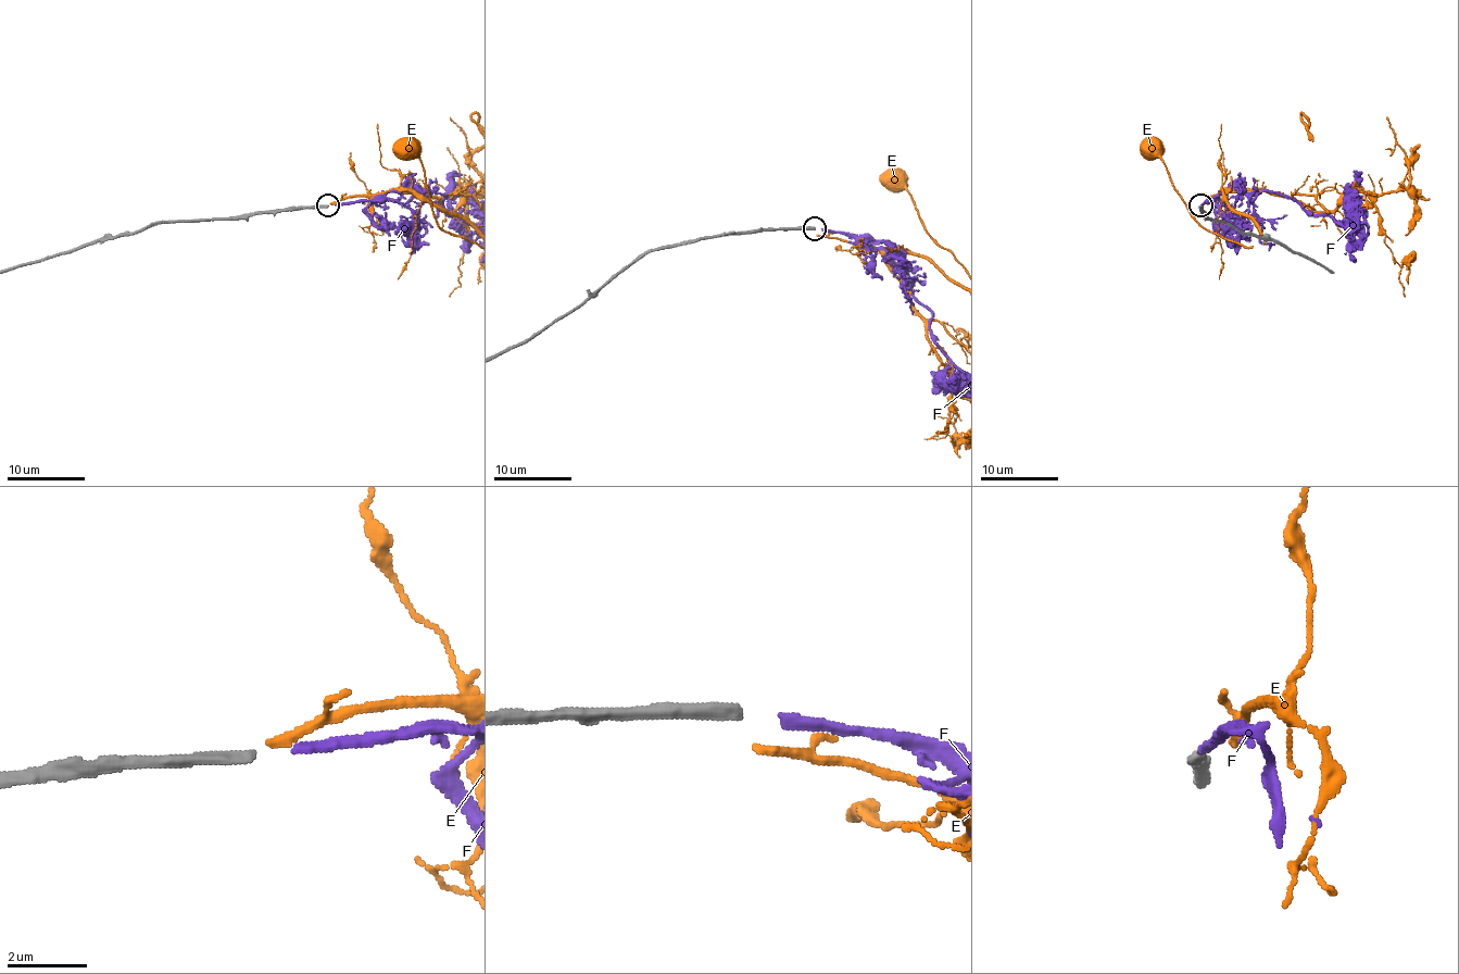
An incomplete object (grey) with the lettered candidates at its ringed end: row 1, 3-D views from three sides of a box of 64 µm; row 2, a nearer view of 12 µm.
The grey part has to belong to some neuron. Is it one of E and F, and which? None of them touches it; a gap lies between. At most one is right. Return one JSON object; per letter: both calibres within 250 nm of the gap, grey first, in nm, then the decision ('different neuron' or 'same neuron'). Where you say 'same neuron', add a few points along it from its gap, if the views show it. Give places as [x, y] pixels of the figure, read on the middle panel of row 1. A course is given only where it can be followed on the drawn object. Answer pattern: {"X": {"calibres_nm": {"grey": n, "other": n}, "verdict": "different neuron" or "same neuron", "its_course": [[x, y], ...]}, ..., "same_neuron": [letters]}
{"E": {"calibres_nm": {"grey": 280, "other": 240}, "verdict": "different neuron"}, "F": {"calibres_nm": {"grey": 280, "other": 240}, "verdict": "same neuron", "its_course": [[821, 229], [862, 235], [896, 265], [906, 287], [931, 312], [929, 332], [946, 362], [938, 381], [948, 388]]}, "same_neuron": ["F"]}

